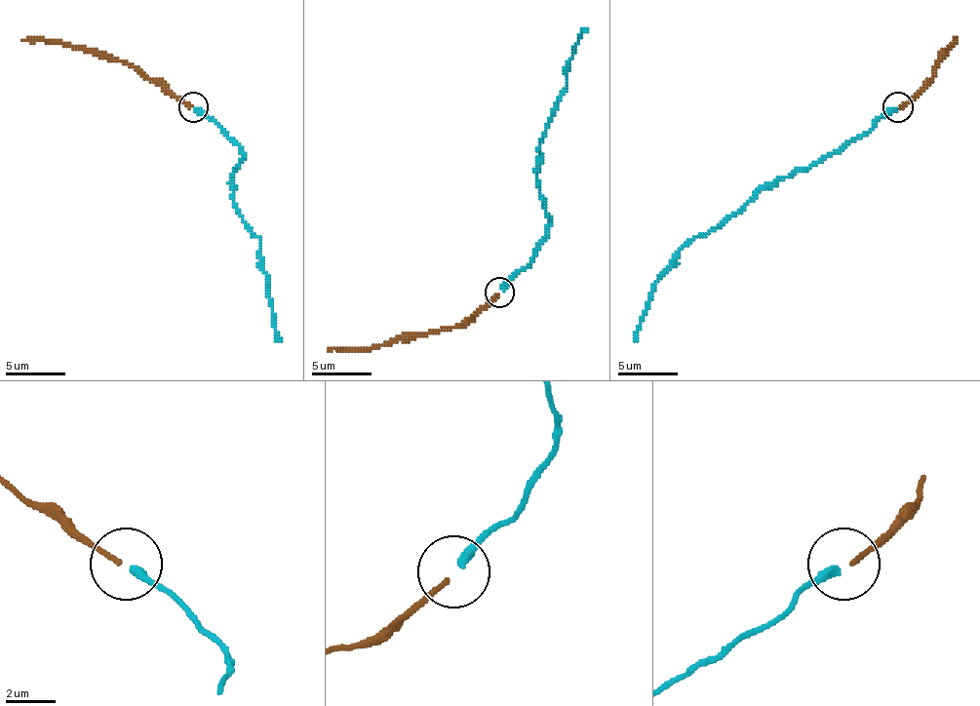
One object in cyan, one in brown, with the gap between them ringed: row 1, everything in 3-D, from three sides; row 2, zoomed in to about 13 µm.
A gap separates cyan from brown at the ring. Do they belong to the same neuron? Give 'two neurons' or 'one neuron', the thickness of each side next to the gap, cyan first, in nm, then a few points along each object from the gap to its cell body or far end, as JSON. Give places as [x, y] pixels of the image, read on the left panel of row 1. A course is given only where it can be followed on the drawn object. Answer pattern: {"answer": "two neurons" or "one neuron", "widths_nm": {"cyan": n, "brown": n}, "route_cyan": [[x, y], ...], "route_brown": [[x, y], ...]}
{"answer": "one neuron", "widths_nm": {"cyan": 360, "brown": 200}, "route_cyan": [[195, 108], [224, 133], [243, 153], [230, 177], [230, 186], [236, 210], [260, 240], [266, 285], [281, 341]], "route_brown": [[192, 105], [159, 82], [120, 60], [99, 58], [60, 43], [21, 40]]}

